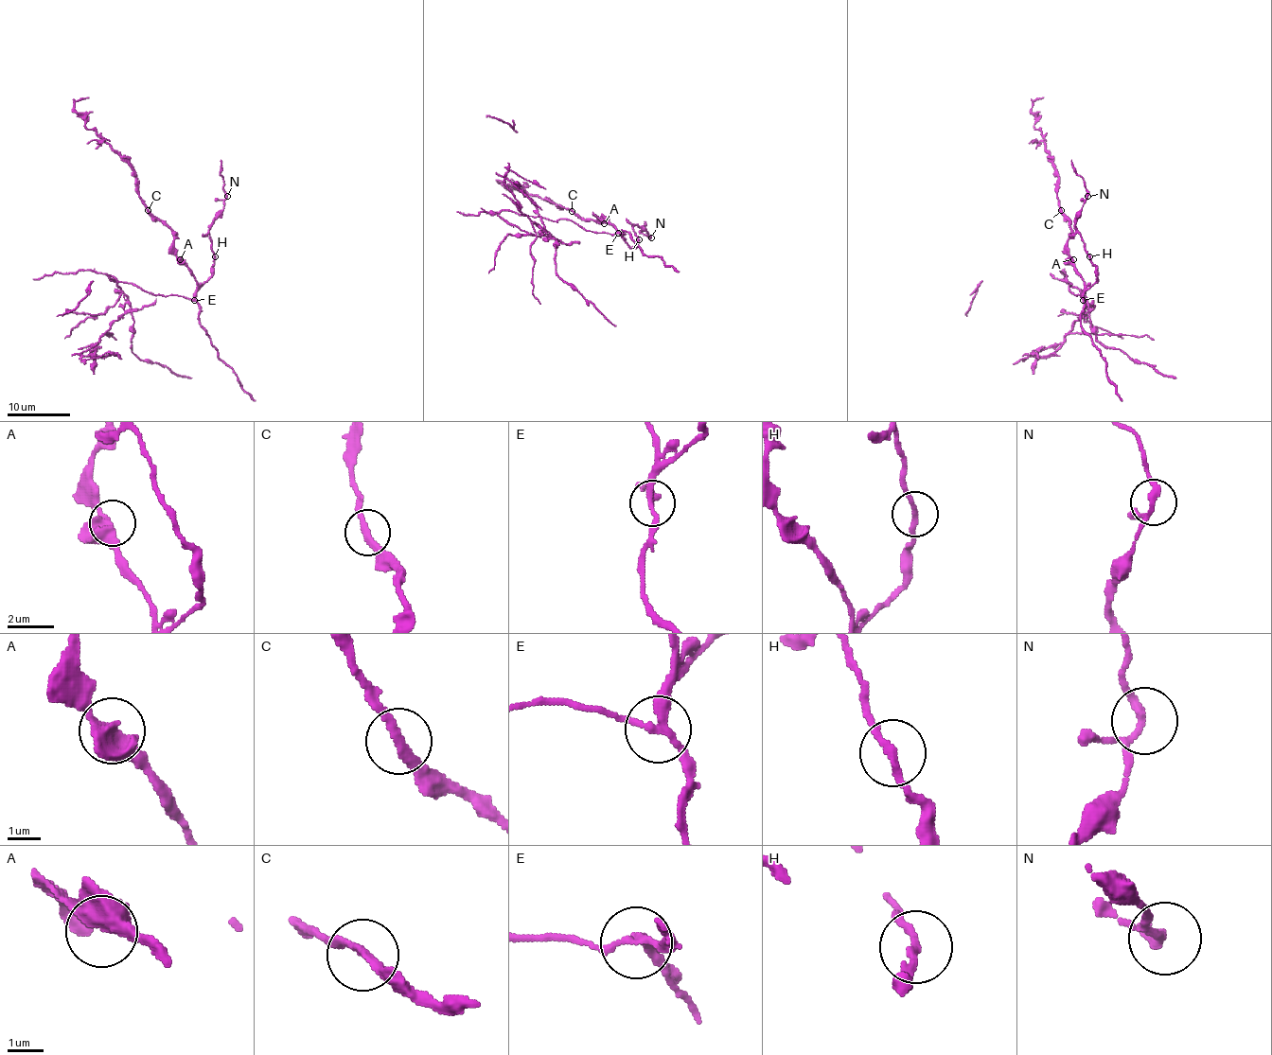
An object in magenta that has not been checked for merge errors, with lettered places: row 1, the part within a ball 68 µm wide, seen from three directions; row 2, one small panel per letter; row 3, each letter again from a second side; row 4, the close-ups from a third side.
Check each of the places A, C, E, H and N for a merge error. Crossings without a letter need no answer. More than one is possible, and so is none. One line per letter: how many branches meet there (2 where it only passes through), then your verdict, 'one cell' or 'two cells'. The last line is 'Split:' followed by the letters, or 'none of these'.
A: 3 | one cell
C: 2 | one cell
E: 3 | two cells
H: 2 | one cell
N: 3 | one cell
Split: E

